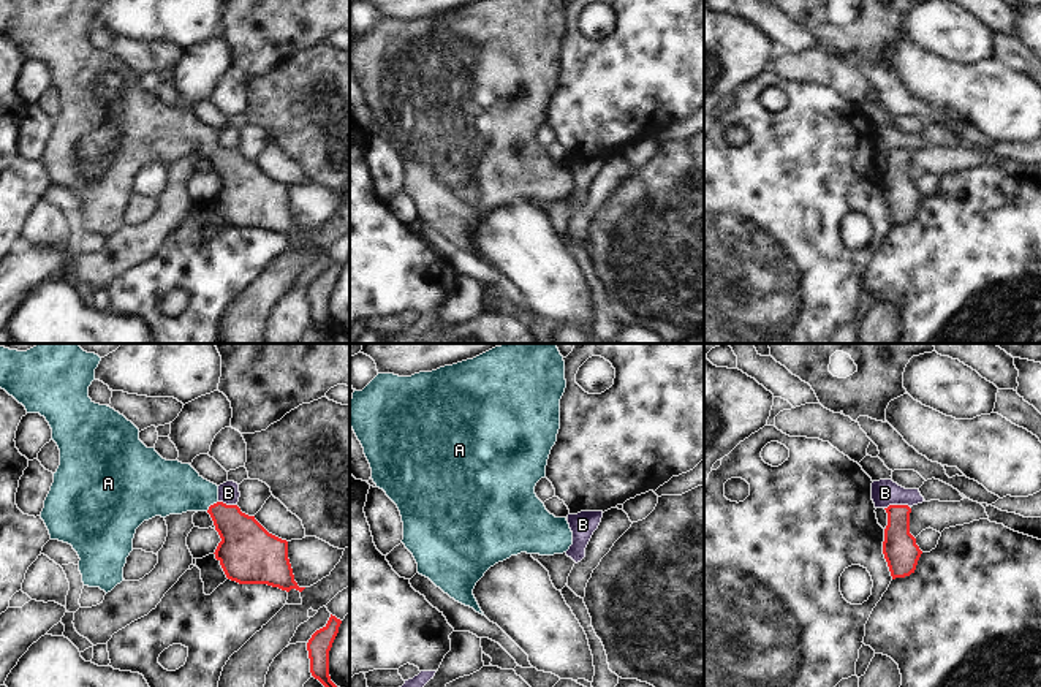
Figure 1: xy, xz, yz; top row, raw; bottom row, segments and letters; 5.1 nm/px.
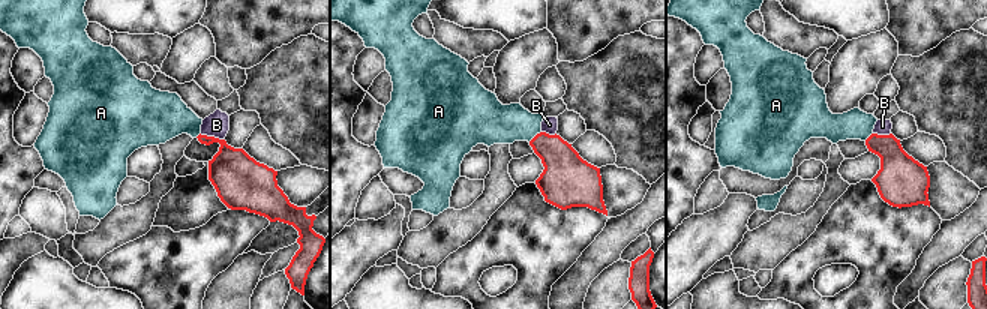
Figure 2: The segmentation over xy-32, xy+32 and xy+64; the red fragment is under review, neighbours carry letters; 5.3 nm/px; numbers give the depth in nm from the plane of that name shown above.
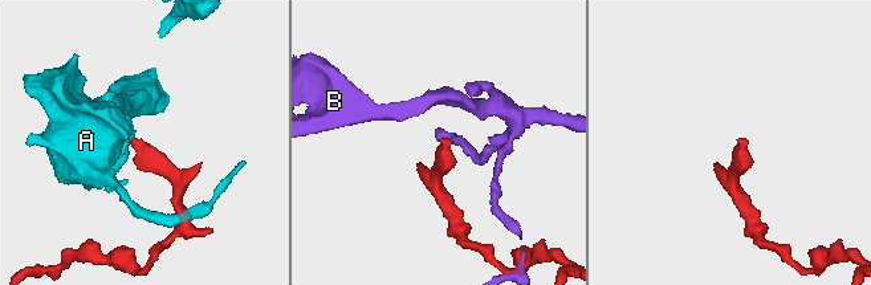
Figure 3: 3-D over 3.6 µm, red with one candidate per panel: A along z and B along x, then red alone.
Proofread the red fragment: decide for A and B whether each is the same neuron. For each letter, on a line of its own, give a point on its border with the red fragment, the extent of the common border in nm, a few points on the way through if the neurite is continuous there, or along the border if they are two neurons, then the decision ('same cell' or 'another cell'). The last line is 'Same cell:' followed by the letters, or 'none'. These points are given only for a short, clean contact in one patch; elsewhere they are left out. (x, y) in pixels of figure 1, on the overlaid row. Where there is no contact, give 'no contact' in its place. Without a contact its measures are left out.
A: contact xy (211, 505); length 80 nm; way xy (244, 542), (211, 505), (200, 494), (165, 488); same cell
B: contact yz (896, 505); length 130 nm; border yz (908, 505), (888, 505), (885, 508); another cell
Same cell: A

